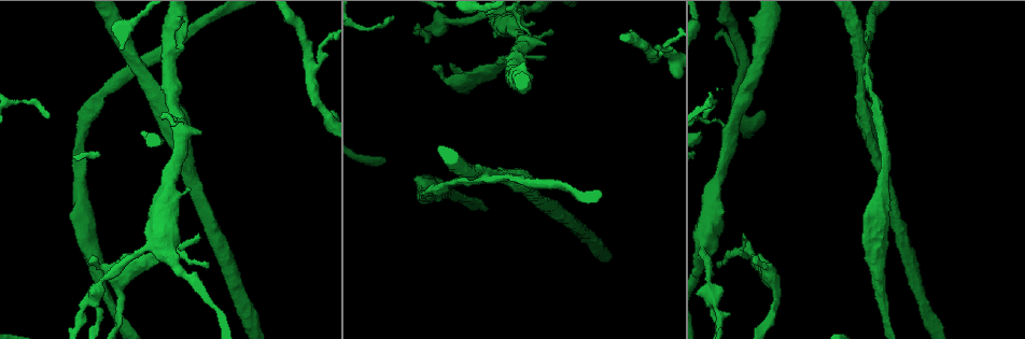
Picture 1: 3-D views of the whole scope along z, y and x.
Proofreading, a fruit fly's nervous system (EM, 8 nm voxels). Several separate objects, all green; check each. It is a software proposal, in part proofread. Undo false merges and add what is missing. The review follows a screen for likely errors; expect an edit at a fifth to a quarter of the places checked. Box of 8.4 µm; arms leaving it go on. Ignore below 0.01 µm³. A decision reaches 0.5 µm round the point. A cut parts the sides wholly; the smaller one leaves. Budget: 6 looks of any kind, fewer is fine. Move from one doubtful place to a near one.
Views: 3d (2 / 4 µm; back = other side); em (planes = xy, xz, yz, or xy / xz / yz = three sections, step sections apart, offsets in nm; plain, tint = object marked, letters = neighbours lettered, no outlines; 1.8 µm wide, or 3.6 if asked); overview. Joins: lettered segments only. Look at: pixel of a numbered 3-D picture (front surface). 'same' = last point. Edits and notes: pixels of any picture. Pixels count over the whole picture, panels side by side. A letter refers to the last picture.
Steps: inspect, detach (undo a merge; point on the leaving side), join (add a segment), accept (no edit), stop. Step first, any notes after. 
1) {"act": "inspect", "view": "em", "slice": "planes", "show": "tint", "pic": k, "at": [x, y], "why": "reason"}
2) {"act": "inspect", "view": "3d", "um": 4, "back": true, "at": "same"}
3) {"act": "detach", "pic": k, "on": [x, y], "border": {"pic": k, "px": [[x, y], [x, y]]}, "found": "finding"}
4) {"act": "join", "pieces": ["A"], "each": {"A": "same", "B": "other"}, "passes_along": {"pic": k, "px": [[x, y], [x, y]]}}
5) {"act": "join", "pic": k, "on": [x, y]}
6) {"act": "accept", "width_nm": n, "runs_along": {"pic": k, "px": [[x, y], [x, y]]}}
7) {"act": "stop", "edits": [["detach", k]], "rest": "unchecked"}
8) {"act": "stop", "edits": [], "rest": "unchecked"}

{"act": "inspect", "view": "3d", "um": 4, "pic": 1, "at": [712, 296], "why": "three arms meet"}

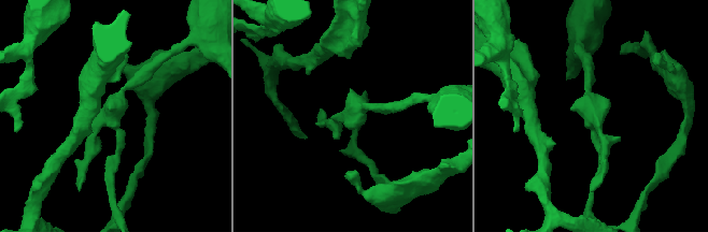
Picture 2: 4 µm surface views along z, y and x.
{"act": "inspect", "view": "em", "slice": "yz", "step": 8, "show": "tint", "pic": 2, "at": [351, 115], "arms": 3, "why": "now the EM"}

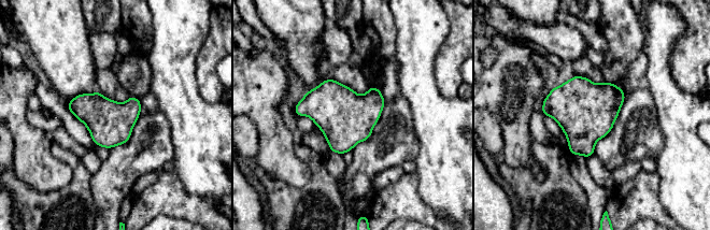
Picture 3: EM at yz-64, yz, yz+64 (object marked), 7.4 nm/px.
{"act": "inspect", "view": "em", "slice": "planes", "show": "letters", "at": "same", "why": "another direction"}

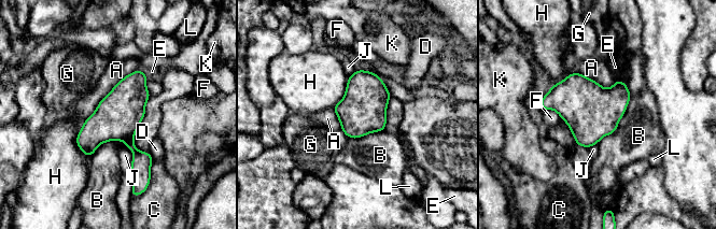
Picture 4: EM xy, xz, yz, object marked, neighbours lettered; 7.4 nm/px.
{"act": "detach", "pic": 4, "on": [141, 162], "each": {"A": "other", "B": "other", "C": "other", "D": "other", "E": "other", "F": "other", "G": "other", "H": "other", "J": "other", "K": "other", "L": "other"}, "found": "a second neuron is stuck on"}

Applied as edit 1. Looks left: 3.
{"act": "inspect", "view": "em", "slice": "planes", "show": "plain", "pic": 1, "at": [743, 71], "why": "three arms meet"}

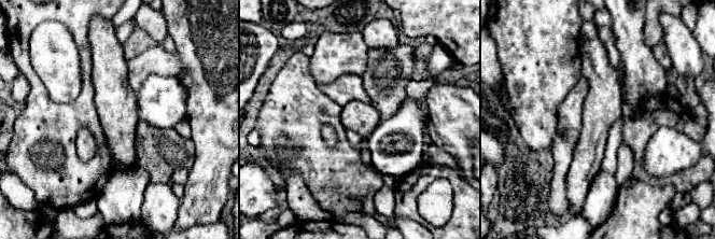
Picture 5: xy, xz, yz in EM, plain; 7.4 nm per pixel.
{"act": "inspect", "view": "em", "slice": "planes", "show": "letters", "at": "same"}

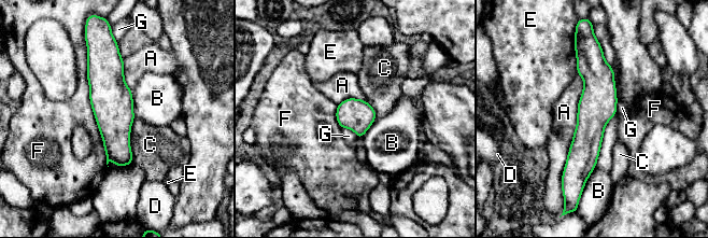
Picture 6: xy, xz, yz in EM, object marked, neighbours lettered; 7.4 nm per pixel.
{"act": "accept", "each": {"A": "other", "B": "other", "C": "other", "D": "other", "E": "other", "F": "other", "G": "other"}, "runs_along": {"pic": 6, "px": [[591, 53], [592, 122], [580, 180]]}, "found": "continuous, no second neuron"}

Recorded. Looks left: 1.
{"act": "stop", "edits": [["detach", 4]], "rest": "unchecked"}

